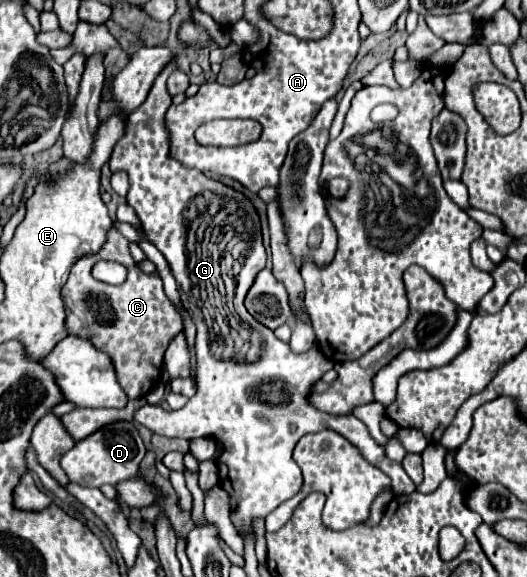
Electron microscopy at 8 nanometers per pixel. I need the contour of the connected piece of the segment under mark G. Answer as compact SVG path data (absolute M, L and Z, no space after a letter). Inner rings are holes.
M176 58L168 62L168 66L164 66L164 70L158 74L144 104L130 114L124 136L112 150L110 170L124 170L128 174L130 190L126 200L138 212L148 242L152 242L168 260L178 282L182 304L196 324L194 374L198 392L180 410L169 412L160 405L146 404L134 414L134 420L138 420L154 434L166 438L194 440L208 436L218 440L224 446L222 460L218 458L219 482L230 492L232 522L236 530L246 530L250 536L254 536L252 518L266 518L266 514L270 514L276 506L298 494L302 476L300 468L292 460L292 450L296 442L308 432L338 432L350 440L370 464L378 466L392 478L392 488L396 494L412 494L416 484L404 472L402 464L386 458L384 448L370 436L362 420L352 414L332 416L310 404L308 396L314 382L318 382L324 372L334 366L334 362L326 358L318 346L304 354L292 352L286 342L278 340L272 330L256 322L244 308L246 290L254 284L256 274L266 266L260 218L244 194L224 186L218 180L206 178L196 168L186 168L178 160L170 158L170 132L164 116L172 104L172 96L166 90L166 80L174 70ZM204 192L236 198L238 202L244 202L248 210L248 220L240 234L234 228L234 238L222 246L216 246L214 242L212 250L204 248L204 238L196 238L196 242L190 238L192 226L190 220L186 220L188 202ZM230 322L242 322L244 330L238 338L230 338ZM252 344L260 346L260 356L254 362L250 362L250 358L246 360L244 350L244 346L250 348Z

